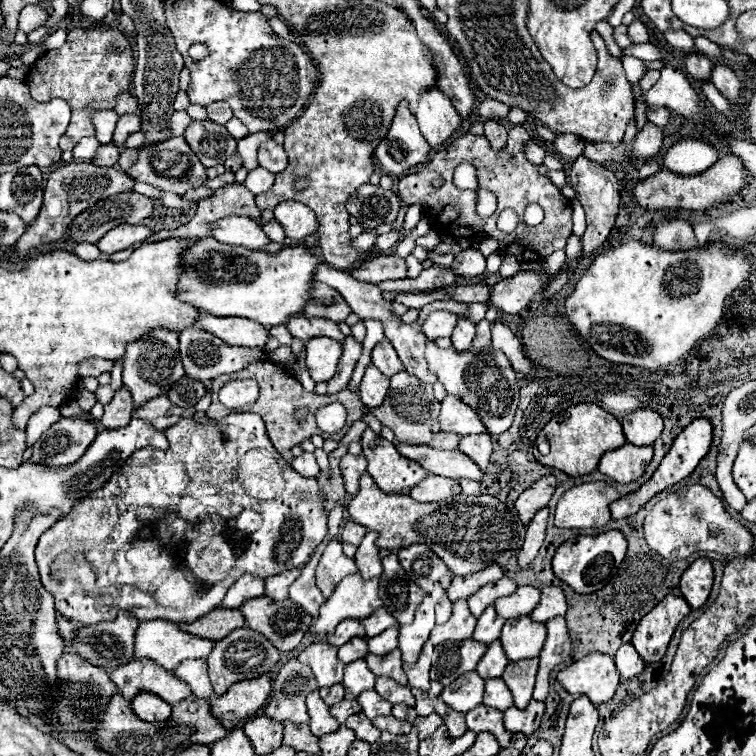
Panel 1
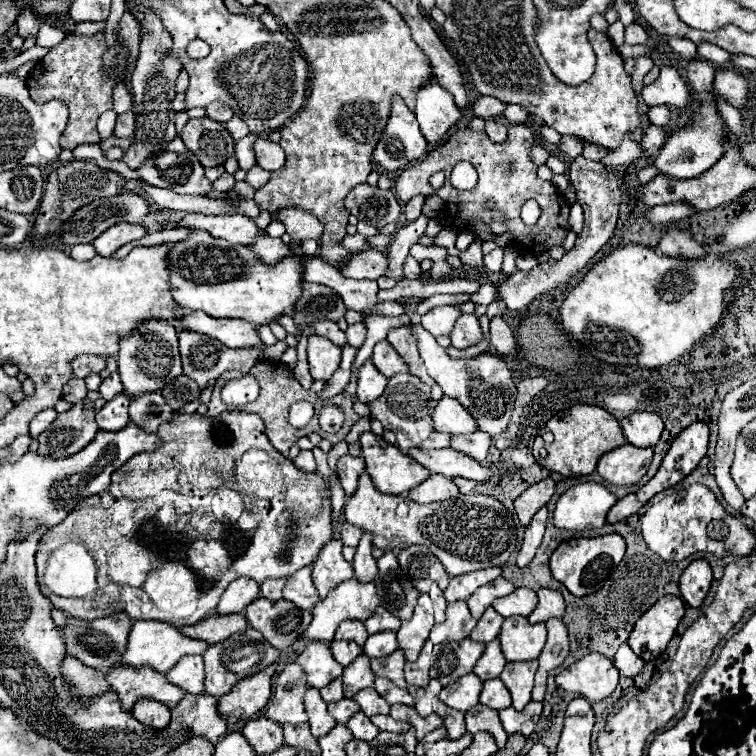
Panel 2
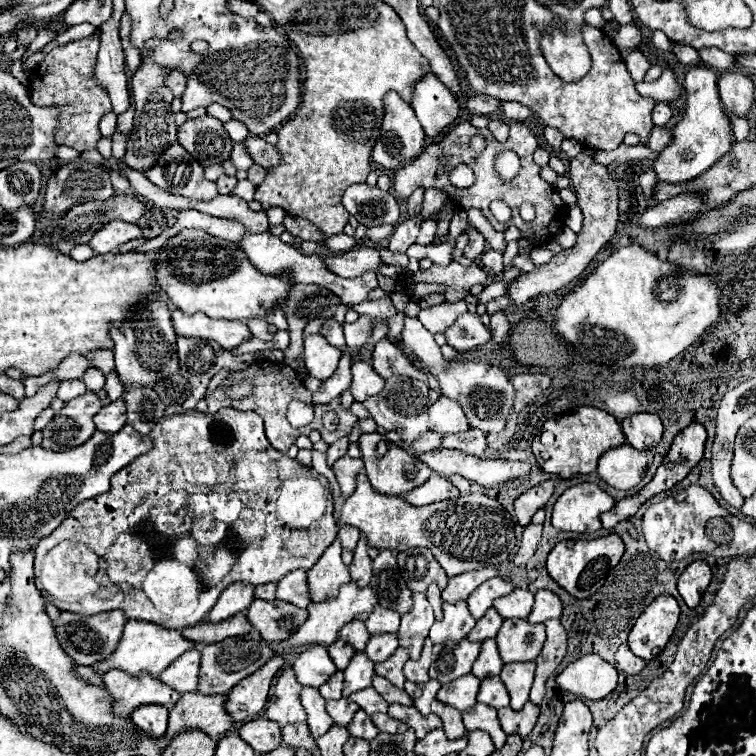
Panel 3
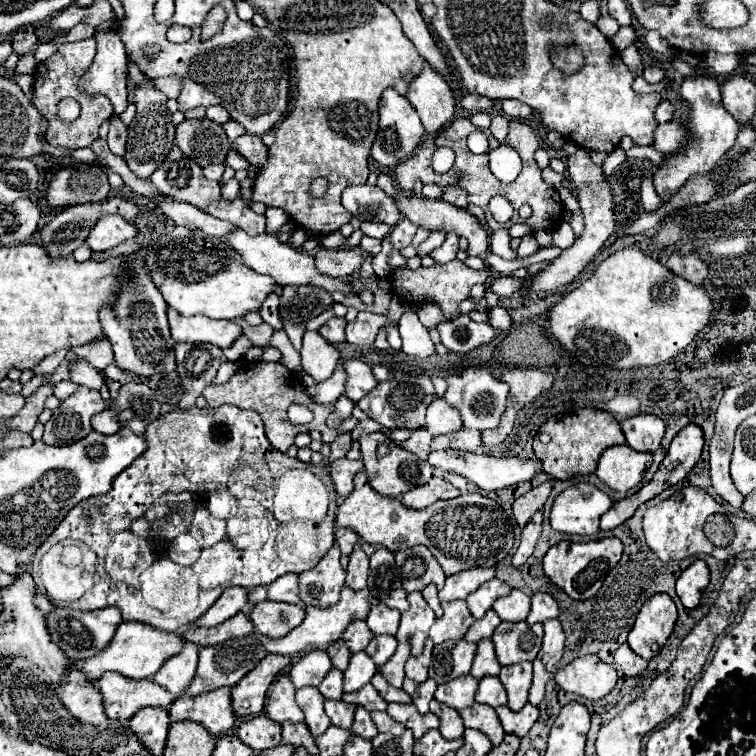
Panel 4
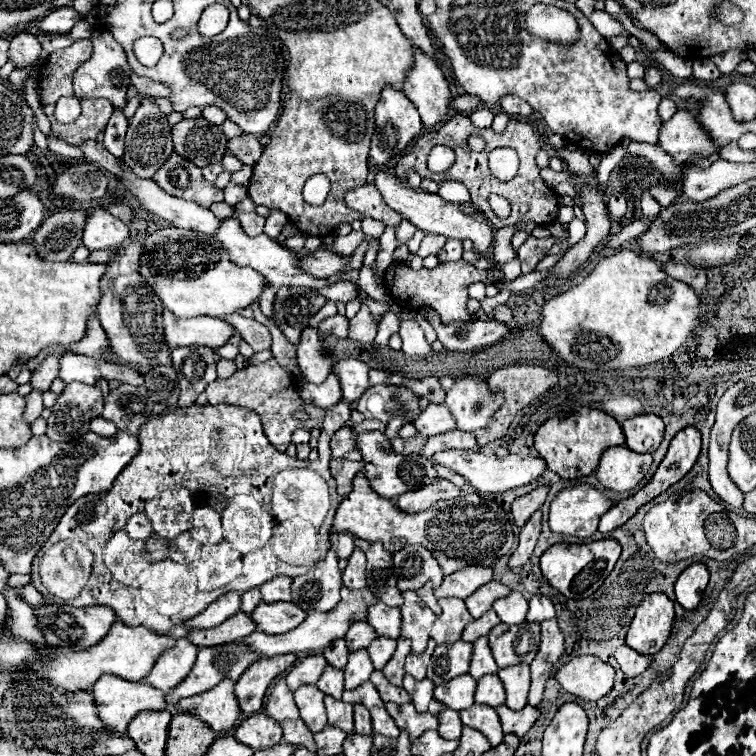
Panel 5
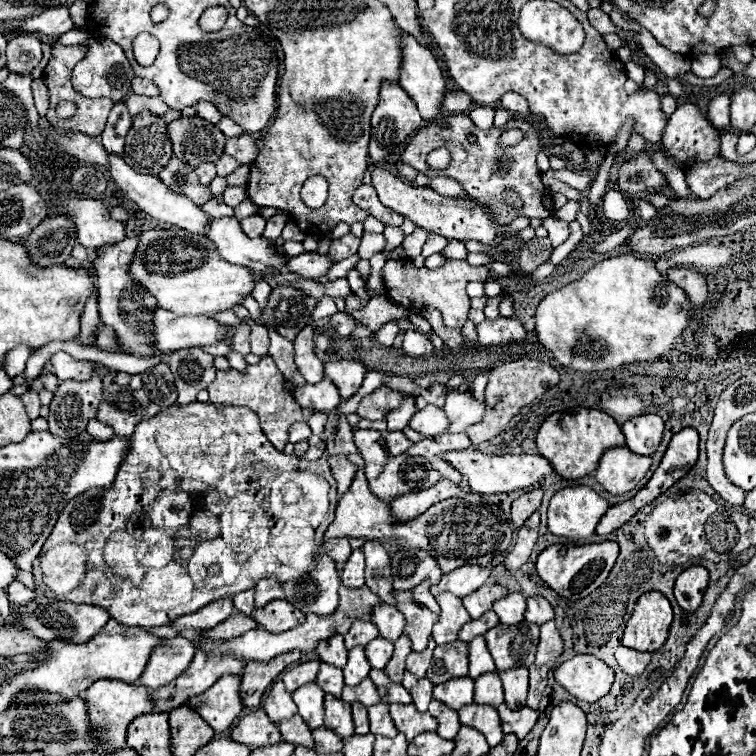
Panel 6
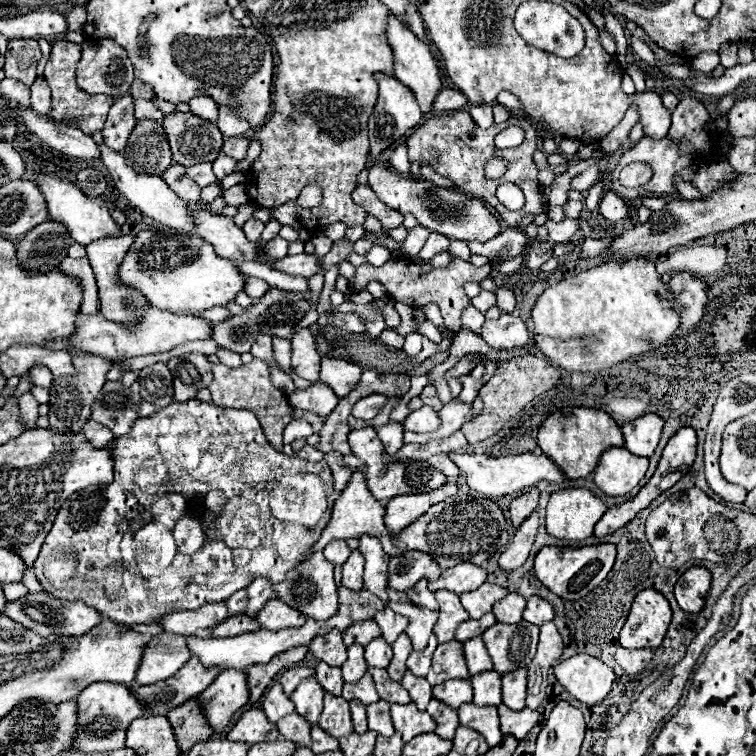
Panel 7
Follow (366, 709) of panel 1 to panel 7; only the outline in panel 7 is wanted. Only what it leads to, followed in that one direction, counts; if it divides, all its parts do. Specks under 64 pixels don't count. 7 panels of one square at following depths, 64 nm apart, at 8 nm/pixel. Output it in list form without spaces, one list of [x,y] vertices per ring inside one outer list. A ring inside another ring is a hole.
[[[366,674],[360,682],[348,686],[344,684],[344,690],[342,690],[342,698],[344,700],[360,700],[362,704],[374,704],[380,700],[380,696],[376,694],[376,688],[374,688],[374,682],[372,682],[372,676]]]

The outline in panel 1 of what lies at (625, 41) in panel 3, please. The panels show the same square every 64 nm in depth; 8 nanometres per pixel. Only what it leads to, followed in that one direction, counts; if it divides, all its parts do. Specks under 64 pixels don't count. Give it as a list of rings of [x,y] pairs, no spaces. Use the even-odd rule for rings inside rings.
[[[634,20],[630,26],[628,26],[628,34],[630,34],[630,38],[632,38],[632,42],[638,42],[638,44],[642,44],[642,42],[648,42],[648,30],[646,30],[646,26],[644,26],[644,22],[642,20]]]

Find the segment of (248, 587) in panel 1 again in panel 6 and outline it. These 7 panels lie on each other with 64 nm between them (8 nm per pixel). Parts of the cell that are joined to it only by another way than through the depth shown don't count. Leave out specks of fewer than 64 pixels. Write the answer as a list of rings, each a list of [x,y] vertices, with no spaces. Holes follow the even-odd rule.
[[[220,598],[208,606],[204,606],[202,610],[194,612],[194,614],[186,614],[176,618],[170,626],[172,628],[196,628],[196,630],[210,630],[218,624],[222,624],[226,618],[230,618],[234,614],[234,602],[232,598]]]

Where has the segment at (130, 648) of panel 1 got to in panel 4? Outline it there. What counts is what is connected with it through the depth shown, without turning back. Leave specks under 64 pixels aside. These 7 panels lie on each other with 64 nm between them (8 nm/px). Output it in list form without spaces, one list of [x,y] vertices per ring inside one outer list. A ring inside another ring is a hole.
[[[54,608],[54,612],[48,614],[48,632],[52,640],[74,660],[86,660],[96,654],[100,654],[114,638],[118,626],[122,624],[122,614],[118,608],[104,608],[94,612],[78,612],[70,608]]]

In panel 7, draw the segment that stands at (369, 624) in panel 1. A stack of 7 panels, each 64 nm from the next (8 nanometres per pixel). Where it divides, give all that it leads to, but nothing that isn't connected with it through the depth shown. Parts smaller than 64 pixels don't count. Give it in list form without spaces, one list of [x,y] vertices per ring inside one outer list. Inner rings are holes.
[[[386,606],[382,612],[378,612],[378,614],[374,616],[374,620],[376,620],[376,624],[380,626],[382,638],[384,638],[388,644],[392,644],[392,642],[408,628],[408,618],[402,616],[402,614],[396,614],[396,612],[390,610],[388,606]]]

